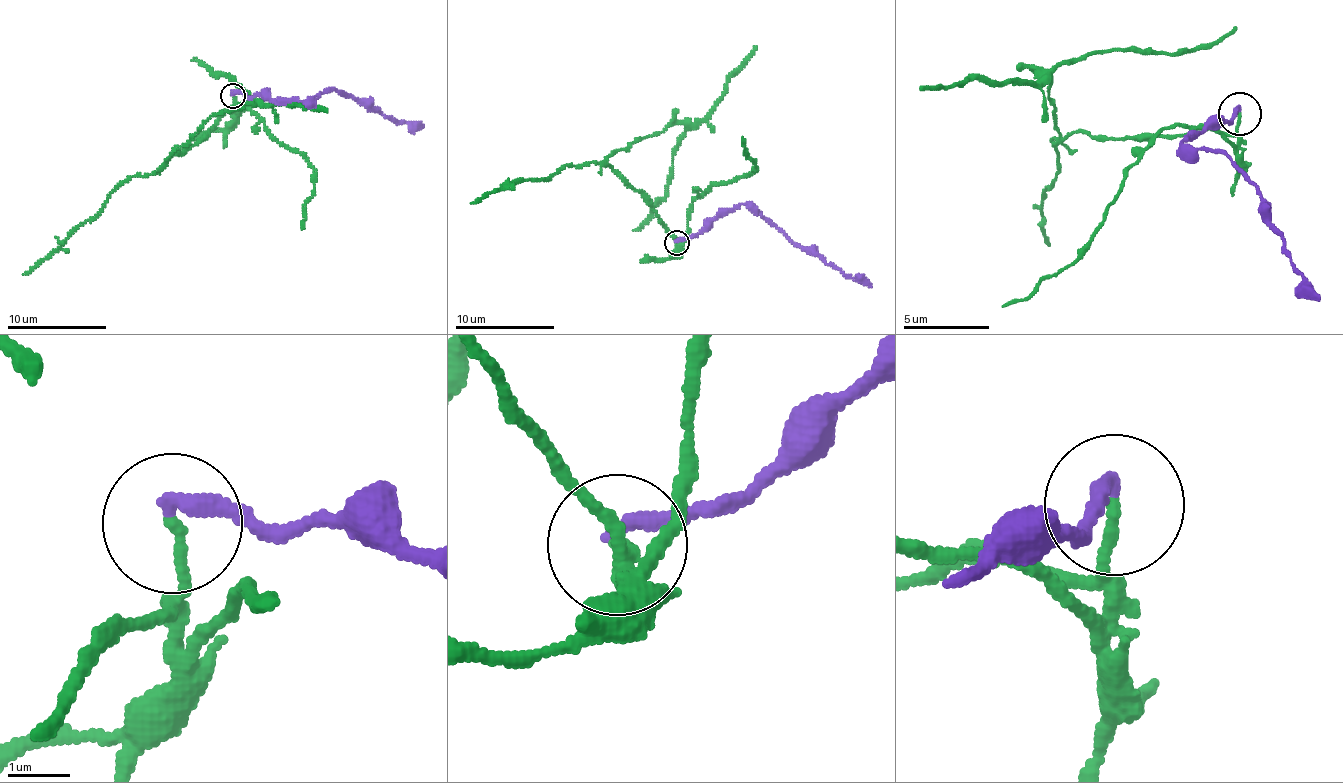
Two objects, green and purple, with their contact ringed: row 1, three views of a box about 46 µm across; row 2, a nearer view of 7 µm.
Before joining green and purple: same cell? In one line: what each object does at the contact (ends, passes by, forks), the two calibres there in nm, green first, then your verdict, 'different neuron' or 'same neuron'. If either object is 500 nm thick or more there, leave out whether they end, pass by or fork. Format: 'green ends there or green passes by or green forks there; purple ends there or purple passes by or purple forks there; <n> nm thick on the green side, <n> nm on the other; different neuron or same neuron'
green ends there; purple ends there; 180 nm thick on the green side, 240 nm on the other; different neuron

